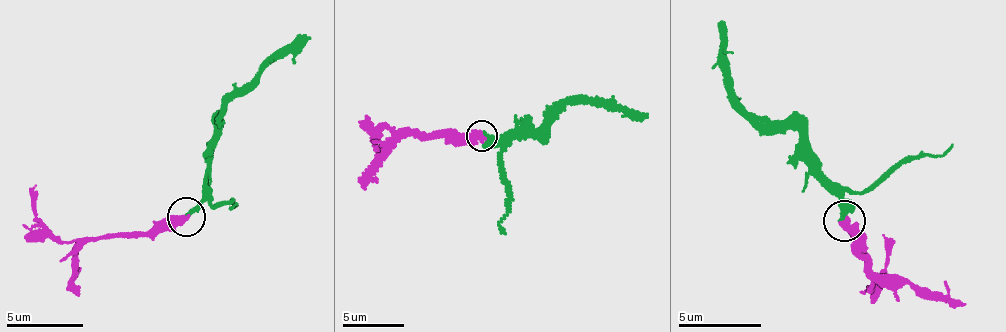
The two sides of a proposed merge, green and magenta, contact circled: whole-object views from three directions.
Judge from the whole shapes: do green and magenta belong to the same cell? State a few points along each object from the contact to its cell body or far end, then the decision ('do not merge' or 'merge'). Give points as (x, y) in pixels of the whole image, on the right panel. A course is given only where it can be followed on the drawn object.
green runs (843, 222), (808, 141), (767, 130), (738, 105), (725, 62), (720, 23); magenta runs (843, 222), (857, 234), (854, 251), (878, 277), (872, 287), (887, 262), (885, 238); merge

